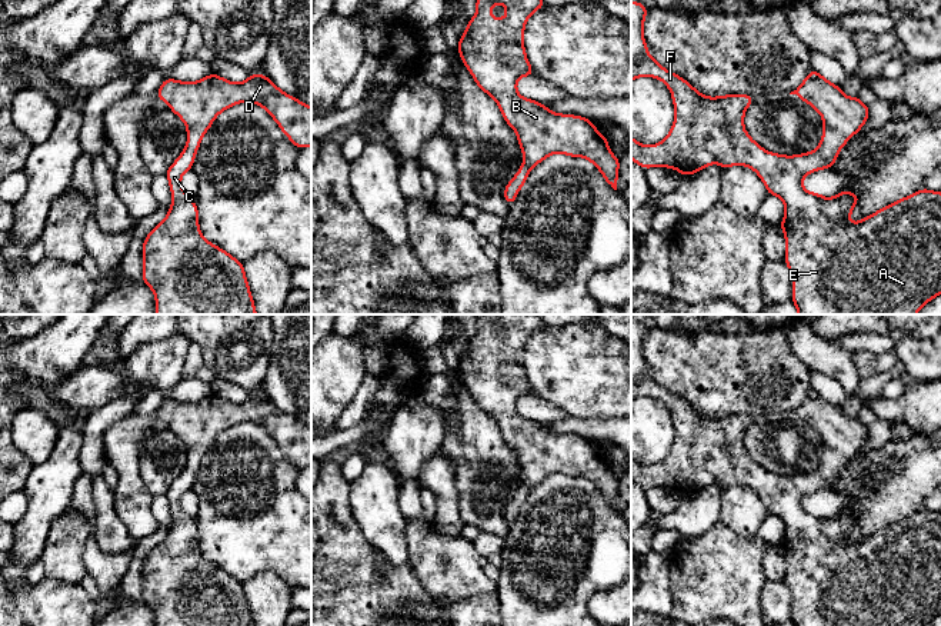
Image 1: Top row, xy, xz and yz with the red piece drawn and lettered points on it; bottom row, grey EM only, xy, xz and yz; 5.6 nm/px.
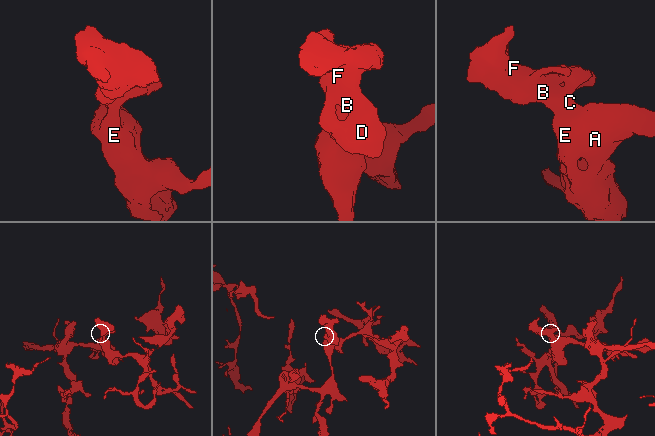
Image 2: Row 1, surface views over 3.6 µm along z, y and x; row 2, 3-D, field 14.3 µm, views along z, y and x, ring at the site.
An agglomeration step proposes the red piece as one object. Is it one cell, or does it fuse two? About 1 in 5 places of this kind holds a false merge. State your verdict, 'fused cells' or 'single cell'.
single cell

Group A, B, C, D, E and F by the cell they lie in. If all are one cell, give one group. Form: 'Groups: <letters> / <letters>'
Groups: A B C D E F

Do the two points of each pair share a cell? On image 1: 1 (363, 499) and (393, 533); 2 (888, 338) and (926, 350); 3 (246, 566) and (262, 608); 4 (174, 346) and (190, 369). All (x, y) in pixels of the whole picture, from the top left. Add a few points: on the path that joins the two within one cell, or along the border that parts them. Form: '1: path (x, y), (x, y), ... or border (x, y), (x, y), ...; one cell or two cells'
1: path (371, 508), (384, 525); one cell
2: border (910, 335), (903, 338), (893, 350); two cells
3: border (283, 579), (270, 572), (262, 572), (243, 583); two cells
4: border (192, 342), (182, 376); two cells

